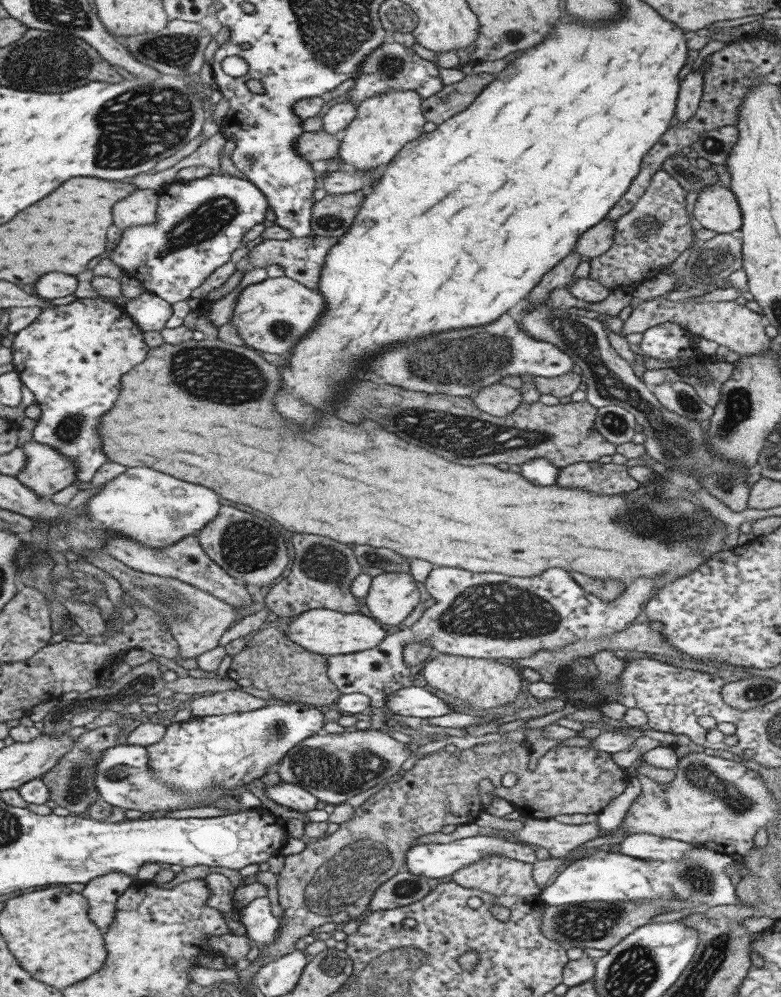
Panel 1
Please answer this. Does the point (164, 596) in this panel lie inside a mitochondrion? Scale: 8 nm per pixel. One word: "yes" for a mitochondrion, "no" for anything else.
yes

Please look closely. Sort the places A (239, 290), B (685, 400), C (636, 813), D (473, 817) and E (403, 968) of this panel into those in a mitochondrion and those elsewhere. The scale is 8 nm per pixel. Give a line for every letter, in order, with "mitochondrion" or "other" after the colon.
A: other
B: mitochondrion
C: other
D: other
E: mitochondrion

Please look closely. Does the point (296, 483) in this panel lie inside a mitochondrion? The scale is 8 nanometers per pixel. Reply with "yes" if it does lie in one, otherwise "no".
no

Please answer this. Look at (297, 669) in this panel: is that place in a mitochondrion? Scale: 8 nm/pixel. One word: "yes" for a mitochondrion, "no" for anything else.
no

